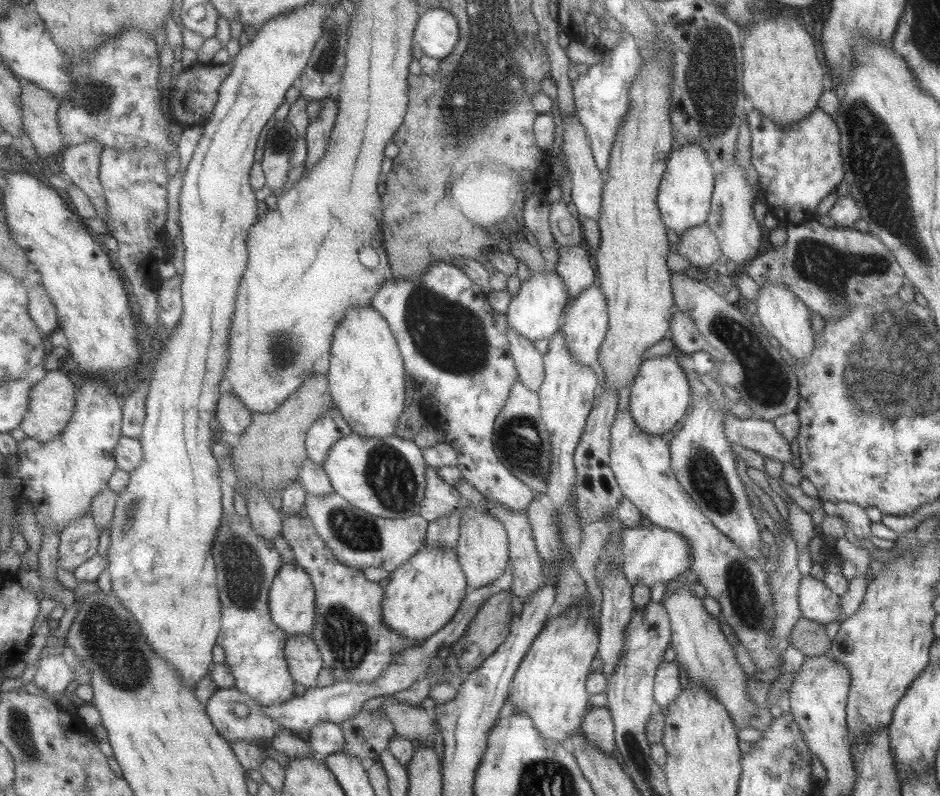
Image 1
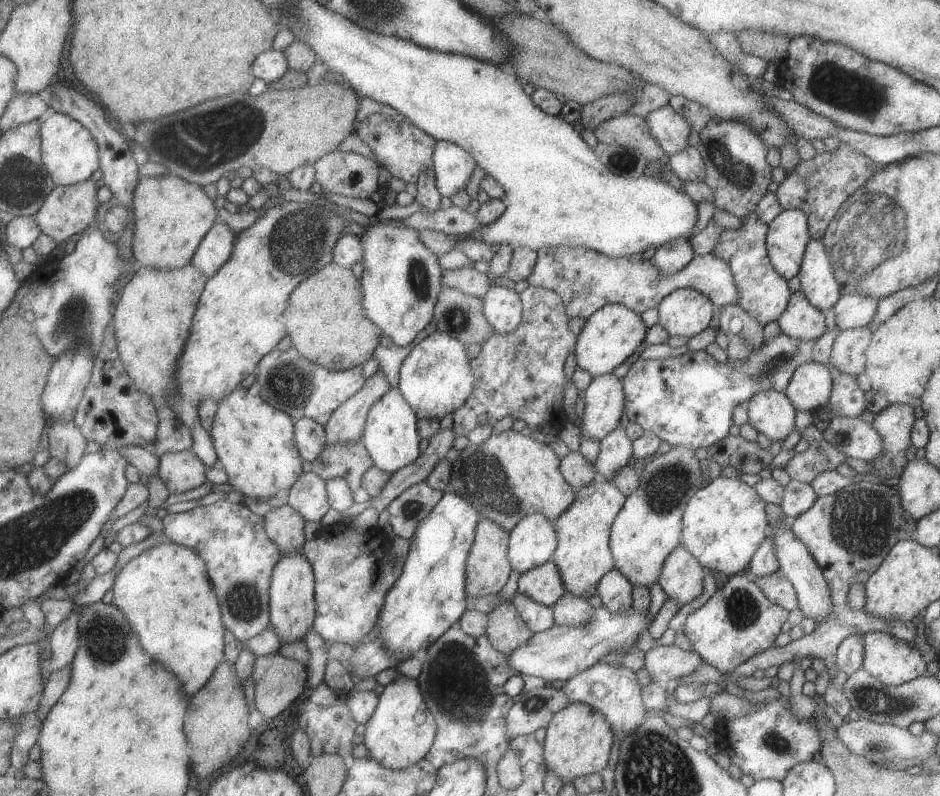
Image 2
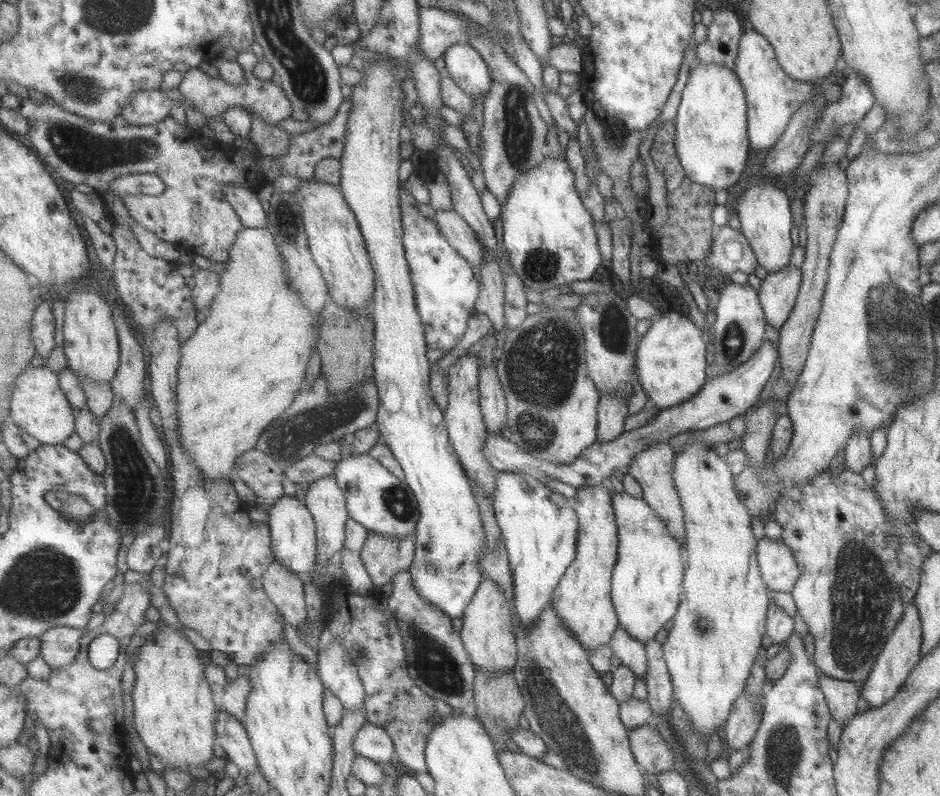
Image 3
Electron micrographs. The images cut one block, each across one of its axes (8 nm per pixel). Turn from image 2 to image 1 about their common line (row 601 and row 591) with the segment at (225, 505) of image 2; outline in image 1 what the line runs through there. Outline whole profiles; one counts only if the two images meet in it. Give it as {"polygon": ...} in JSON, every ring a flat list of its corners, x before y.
{"polygon":[[235,513,224,516,224,526,220,527,220,534,216,539,216,560,220,564,220,592,223,594,224,606,223,631,220,633,219,645,226,651,226,664,234,676,234,686,260,700,262,705,282,705,295,699,296,677,292,675,287,656,289,634,276,623,271,609,272,587,284,568,284,556,280,554,274,541,260,536,250,516]]}

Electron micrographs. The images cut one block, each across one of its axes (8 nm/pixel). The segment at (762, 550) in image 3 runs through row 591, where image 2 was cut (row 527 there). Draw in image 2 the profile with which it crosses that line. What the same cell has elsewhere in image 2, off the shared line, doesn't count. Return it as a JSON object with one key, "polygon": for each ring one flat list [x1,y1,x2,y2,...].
{"polygon":[[787,518,787,522,785,521,782,526,776,526,776,528,770,527,769,533,772,534,772,540,774,540,774,548,776,548,776,556,778,556,778,562,780,564,779,569,792,582,797,592,799,608,803,612,803,616,814,619,817,625,819,625,826,618,830,618,832,616,832,610,834,610,830,584,824,578,818,563,814,560,808,548,794,536,791,523,791,519]]}

